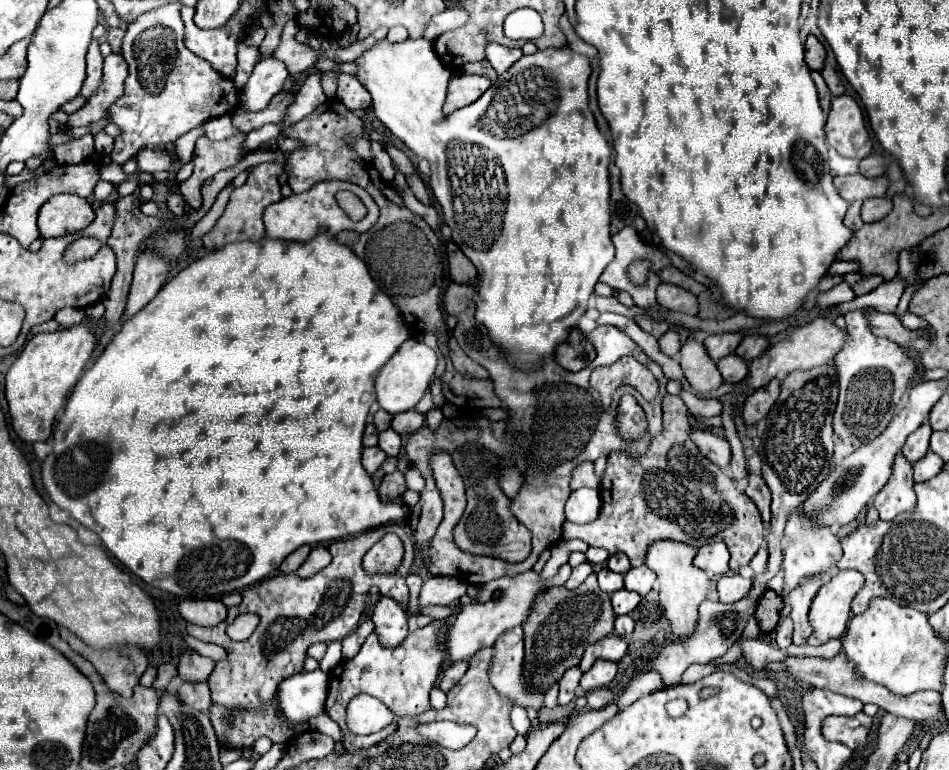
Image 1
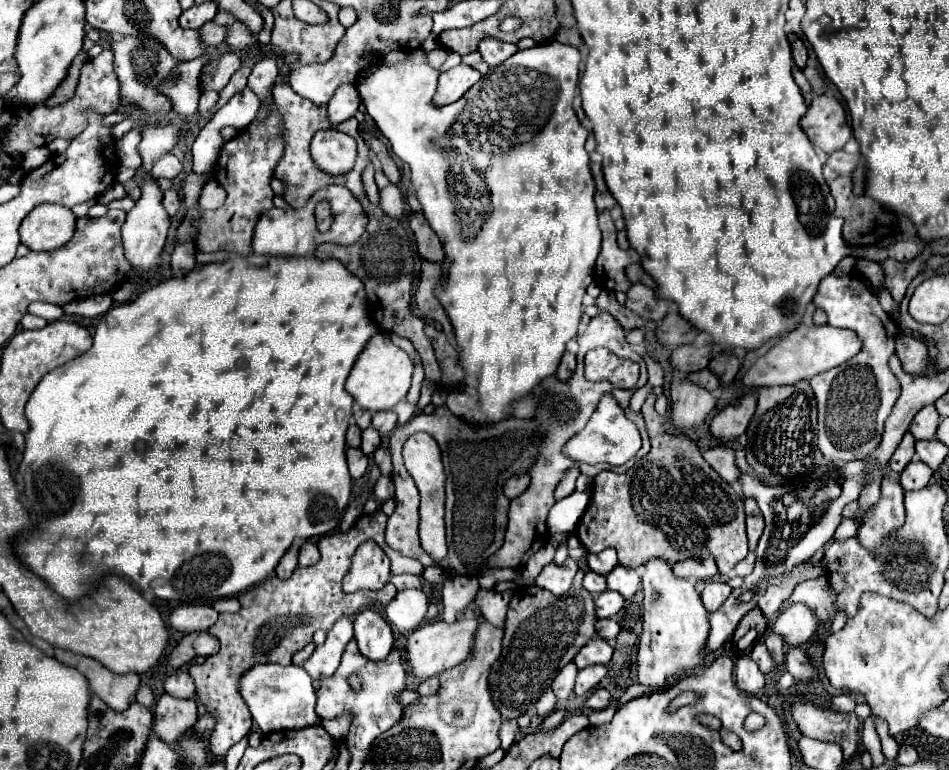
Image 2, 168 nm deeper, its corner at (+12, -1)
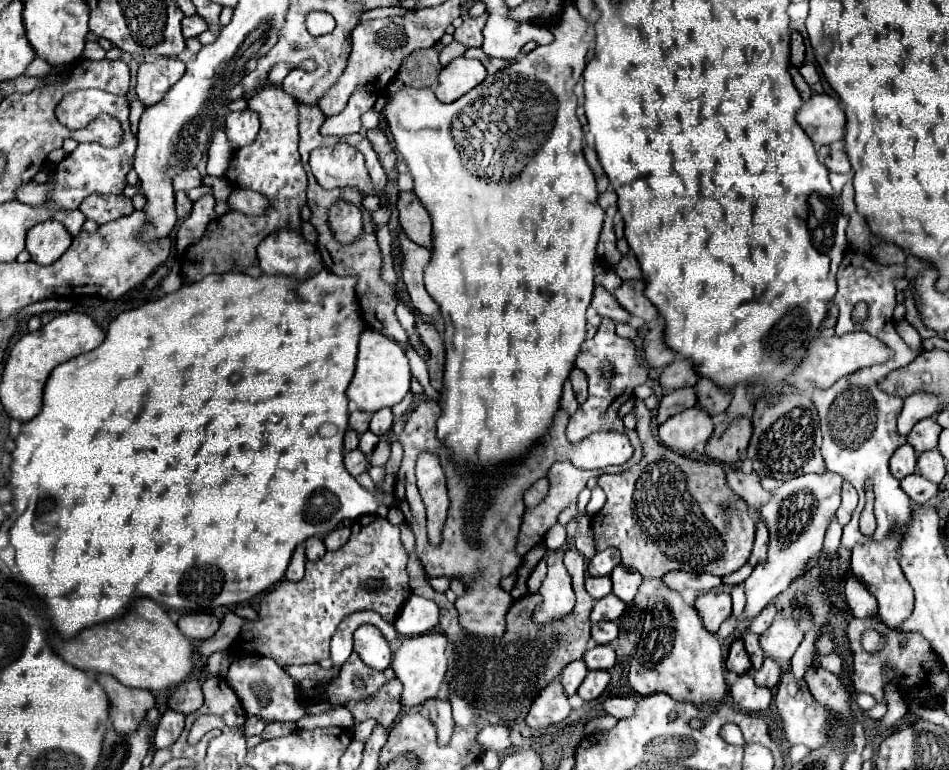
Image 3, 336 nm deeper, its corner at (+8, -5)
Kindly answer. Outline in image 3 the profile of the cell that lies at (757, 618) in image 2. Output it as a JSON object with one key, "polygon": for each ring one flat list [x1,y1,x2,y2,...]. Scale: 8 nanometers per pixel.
{"polygon":[[740,637,730,647,730,653,728,653,728,659,726,659,726,669,734,671,738,675,742,675,742,673,746,673,746,671,752,669,752,663,750,663,748,653,744,649,744,641]]}

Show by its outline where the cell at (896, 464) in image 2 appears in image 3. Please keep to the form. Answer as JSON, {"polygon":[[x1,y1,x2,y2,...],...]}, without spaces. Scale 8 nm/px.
{"polygon":[[902,445,890,459,890,471,896,479,904,479,906,475,916,471,916,453,910,445]]}

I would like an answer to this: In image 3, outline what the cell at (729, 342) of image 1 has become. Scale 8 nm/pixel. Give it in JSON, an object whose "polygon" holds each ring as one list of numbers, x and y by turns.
{"polygon":[[678,357,672,365,664,367,662,375,660,375,660,385,666,391,672,389,680,389,680,387,688,387,688,385,696,385,696,381,700,379,700,375,696,373,692,361]]}

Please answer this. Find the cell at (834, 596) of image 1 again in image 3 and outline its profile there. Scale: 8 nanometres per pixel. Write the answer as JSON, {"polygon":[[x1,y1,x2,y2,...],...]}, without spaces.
{"polygon":[[778,619,770,625,766,633,760,635,760,647,764,653,776,661,790,661,798,645,804,639,804,631,794,619]]}

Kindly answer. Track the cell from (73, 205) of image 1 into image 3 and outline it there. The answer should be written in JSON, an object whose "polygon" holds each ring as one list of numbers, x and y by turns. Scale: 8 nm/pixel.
{"polygon":[[48,219,44,223,34,225,26,235,26,251,32,255,32,261,40,265,54,263,68,251,70,243,72,235,56,219]]}

